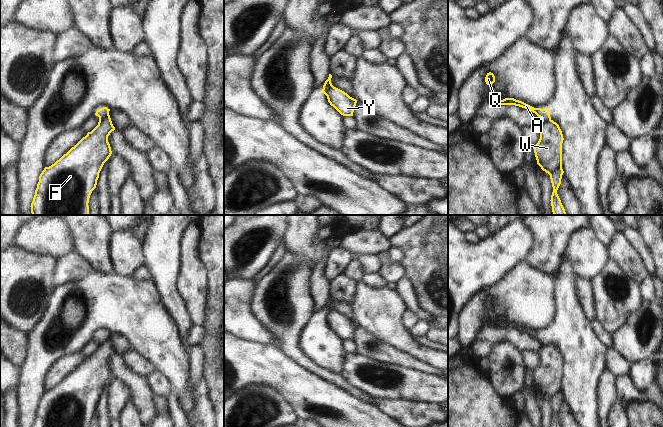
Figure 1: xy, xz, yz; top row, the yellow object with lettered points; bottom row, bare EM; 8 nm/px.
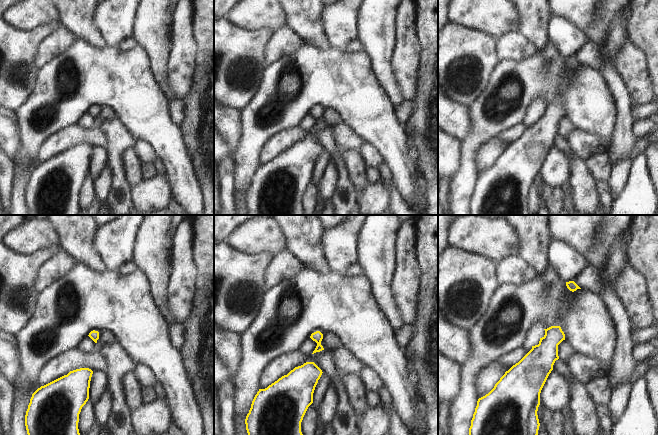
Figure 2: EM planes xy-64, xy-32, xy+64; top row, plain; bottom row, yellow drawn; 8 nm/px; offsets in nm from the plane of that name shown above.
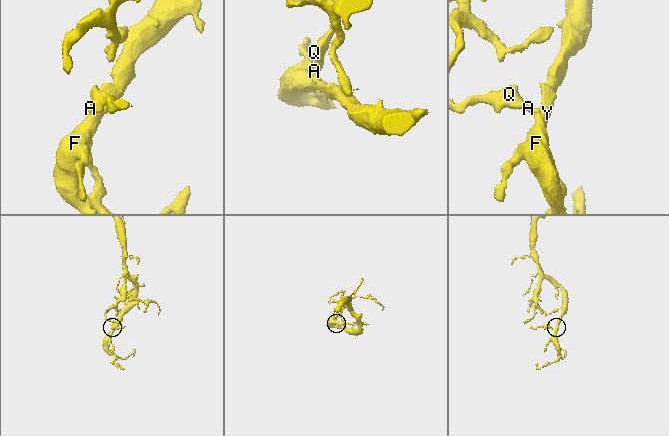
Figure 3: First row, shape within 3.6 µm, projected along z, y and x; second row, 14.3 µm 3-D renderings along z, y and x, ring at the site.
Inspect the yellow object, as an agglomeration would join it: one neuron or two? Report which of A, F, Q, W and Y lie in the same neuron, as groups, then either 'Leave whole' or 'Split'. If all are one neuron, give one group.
Groups: A Q / F W Y. Split

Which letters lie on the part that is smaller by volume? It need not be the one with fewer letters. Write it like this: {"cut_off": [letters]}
{"cut_off": ["A", "Q"]}

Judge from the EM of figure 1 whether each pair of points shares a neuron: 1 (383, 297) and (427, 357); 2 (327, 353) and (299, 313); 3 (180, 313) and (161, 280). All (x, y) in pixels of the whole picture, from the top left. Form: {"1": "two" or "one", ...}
{"1": "one", "2": "two", "3": "one"}

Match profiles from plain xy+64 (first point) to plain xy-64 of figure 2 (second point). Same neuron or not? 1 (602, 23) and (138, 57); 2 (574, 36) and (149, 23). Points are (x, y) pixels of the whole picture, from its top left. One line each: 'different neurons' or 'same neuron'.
1: different neurons
2: different neurons

